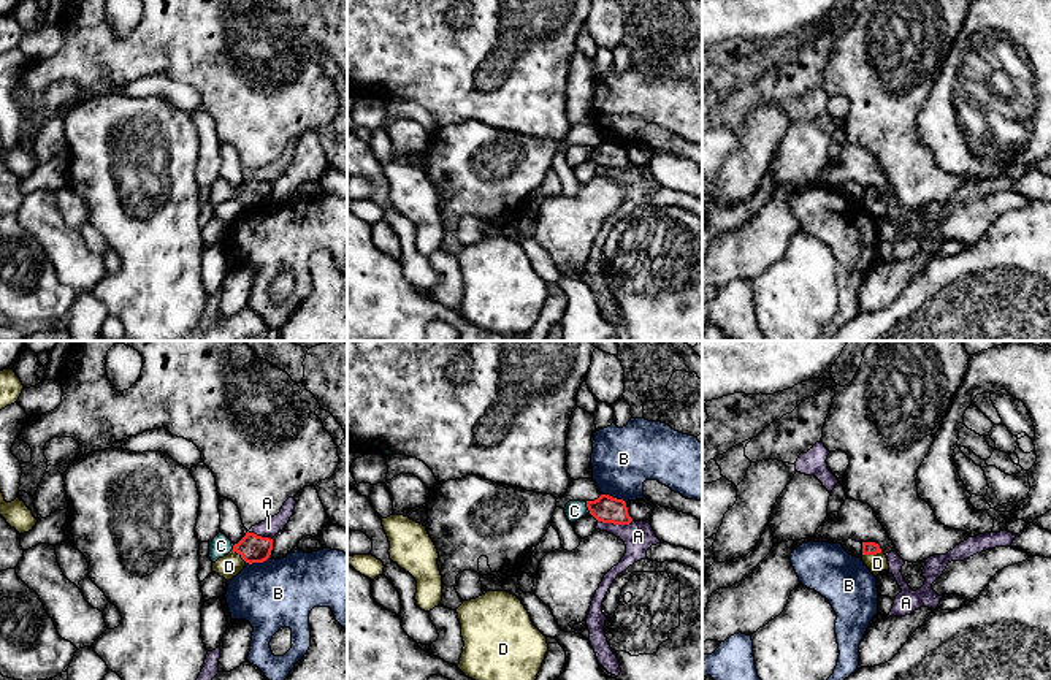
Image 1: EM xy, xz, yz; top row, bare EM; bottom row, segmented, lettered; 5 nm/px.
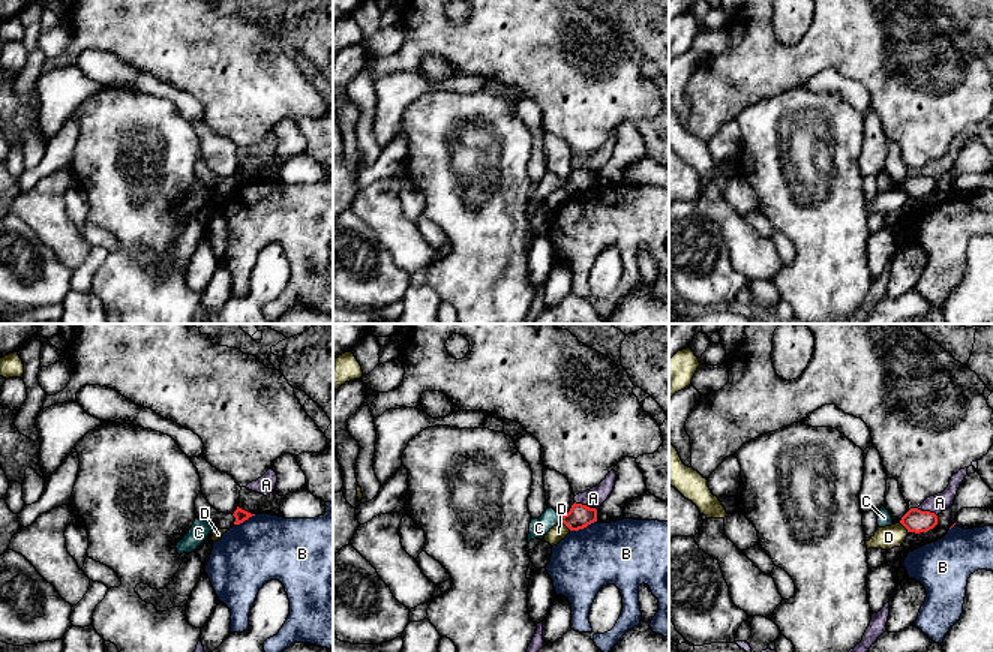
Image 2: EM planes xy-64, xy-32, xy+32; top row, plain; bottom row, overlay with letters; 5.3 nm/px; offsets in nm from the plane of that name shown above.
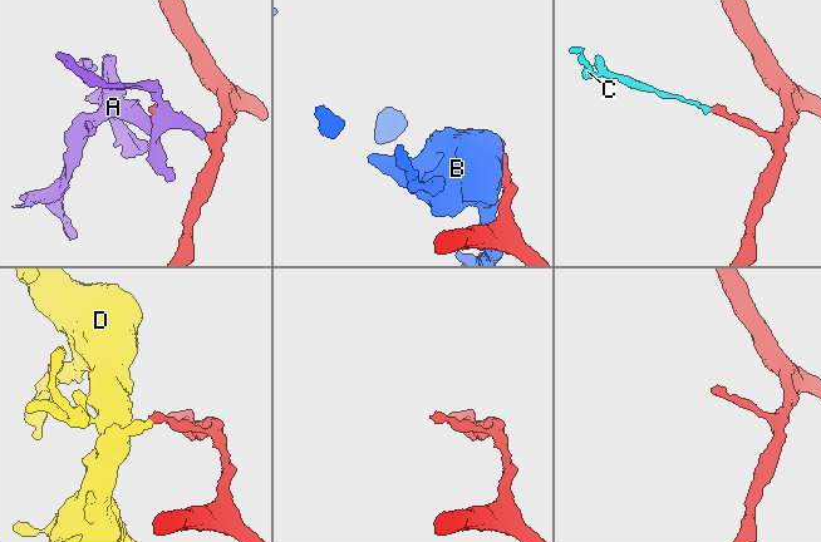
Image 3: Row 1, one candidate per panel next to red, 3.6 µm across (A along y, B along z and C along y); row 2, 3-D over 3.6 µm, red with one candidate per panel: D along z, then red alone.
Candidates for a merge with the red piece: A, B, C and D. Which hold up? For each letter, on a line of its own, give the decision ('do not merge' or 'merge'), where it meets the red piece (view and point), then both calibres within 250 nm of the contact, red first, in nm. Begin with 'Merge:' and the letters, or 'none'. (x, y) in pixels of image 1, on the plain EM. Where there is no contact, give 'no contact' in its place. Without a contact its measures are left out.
Merge: C
A: do not merge; meets red in xz at (615, 168); 140 nm thick on the red side, 160 nm on the other
B: do not merge; meets red in xy at (257, 206); 140 nm thick on the red side, 360 nm on the other
C: merge; meets red in xz at (587, 151); 140 nm thick on the red side, 100 nm on the other
D: do not merge; meets red in yz at (871, 198); 60 nm thick on the red side, 100 nm on the other

